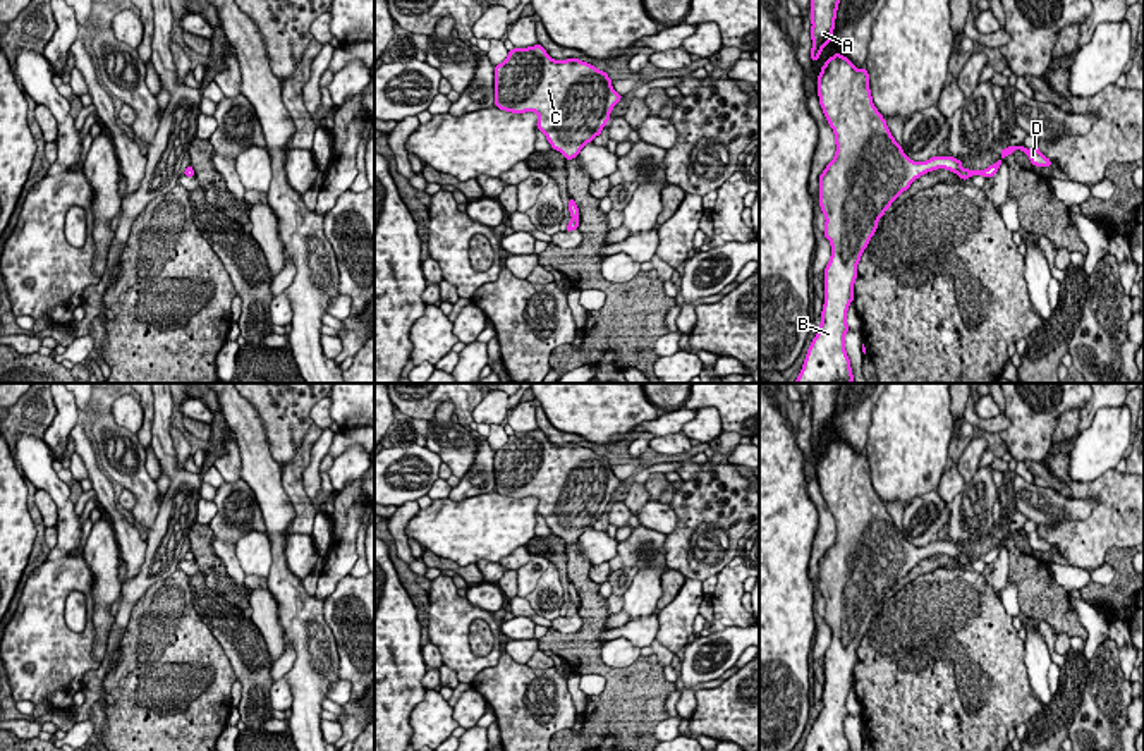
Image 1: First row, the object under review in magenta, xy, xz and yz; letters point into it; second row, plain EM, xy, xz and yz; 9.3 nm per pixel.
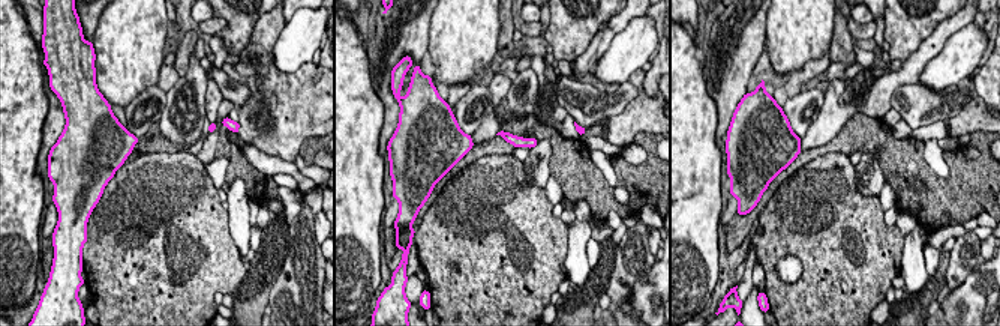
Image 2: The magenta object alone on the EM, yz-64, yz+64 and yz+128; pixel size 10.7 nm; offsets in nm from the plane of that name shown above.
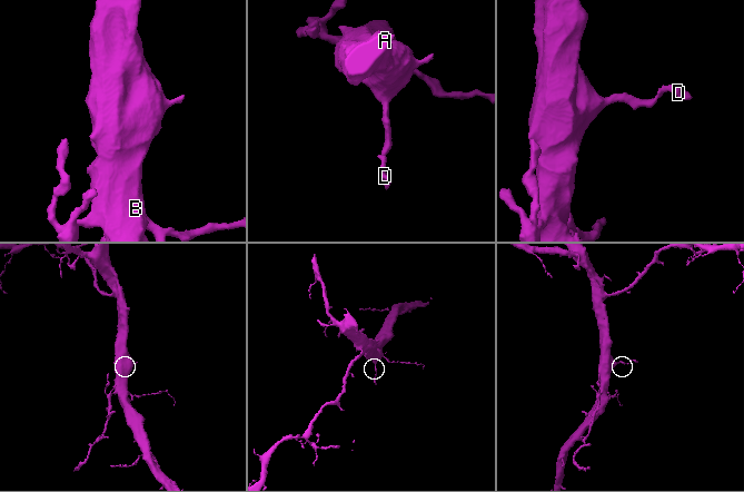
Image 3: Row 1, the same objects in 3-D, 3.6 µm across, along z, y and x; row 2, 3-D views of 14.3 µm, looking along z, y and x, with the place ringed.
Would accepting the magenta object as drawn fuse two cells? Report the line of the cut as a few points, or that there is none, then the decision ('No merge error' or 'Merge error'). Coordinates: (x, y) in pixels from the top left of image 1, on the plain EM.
No split. No merge error

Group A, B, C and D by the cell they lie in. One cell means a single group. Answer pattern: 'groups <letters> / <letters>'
groups A B C D

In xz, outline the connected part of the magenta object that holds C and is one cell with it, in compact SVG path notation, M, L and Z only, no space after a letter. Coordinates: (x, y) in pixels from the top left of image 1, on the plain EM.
M539 428L510 435L495 452L495 490L536 497L538 516L565 545L601 519L620 485L606 457L579 443L558 447Z

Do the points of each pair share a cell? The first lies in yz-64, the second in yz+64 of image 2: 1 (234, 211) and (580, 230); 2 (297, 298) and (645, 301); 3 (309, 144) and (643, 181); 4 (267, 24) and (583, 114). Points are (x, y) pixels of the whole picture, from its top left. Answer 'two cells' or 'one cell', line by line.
1: one cell
2: two cells
3: one cell
4: two cells

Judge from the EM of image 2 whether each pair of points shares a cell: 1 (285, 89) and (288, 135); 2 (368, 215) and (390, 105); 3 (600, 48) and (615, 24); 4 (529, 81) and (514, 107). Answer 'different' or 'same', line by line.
1: same
2: different
3: same
4: same

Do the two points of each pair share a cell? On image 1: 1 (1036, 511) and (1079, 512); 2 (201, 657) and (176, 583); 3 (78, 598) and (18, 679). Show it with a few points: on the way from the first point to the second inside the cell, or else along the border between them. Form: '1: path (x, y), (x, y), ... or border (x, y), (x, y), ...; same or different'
1: path (1046, 509), (1069, 509); same
2: path (182, 638), (176, 631), (176, 602); same
3: border (79, 590), (66, 600), (66, 624), (74, 633); different

